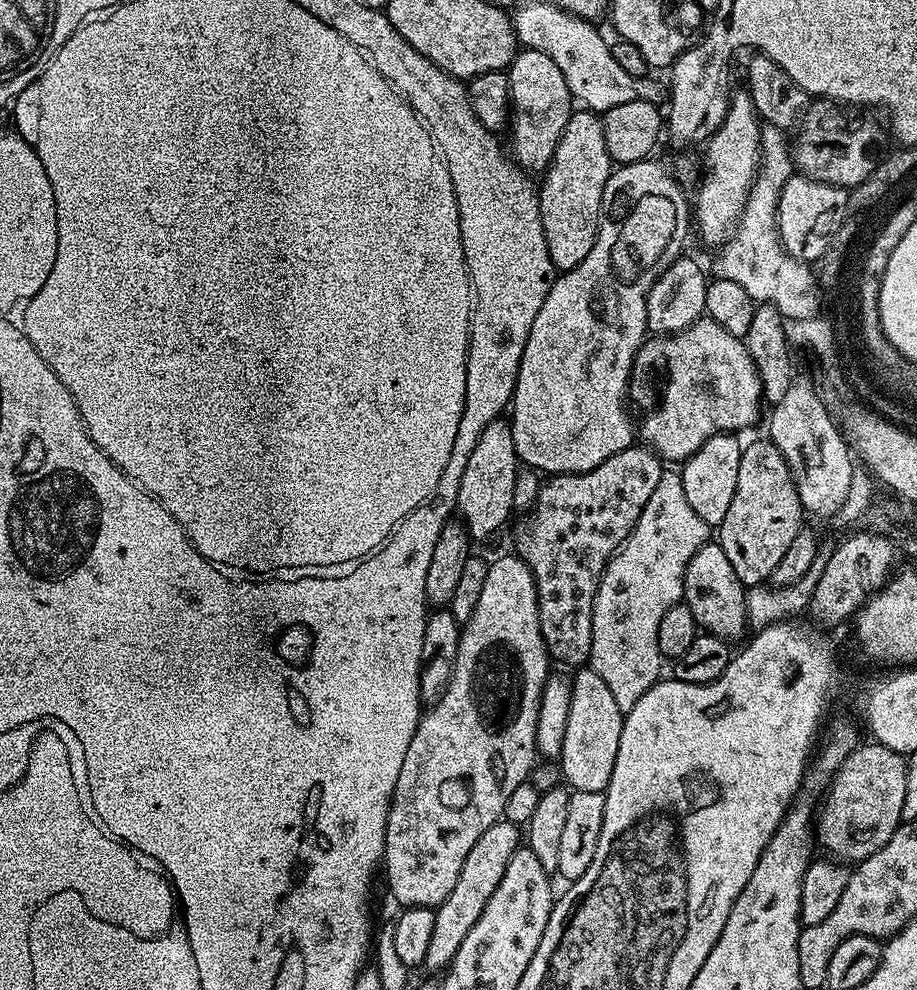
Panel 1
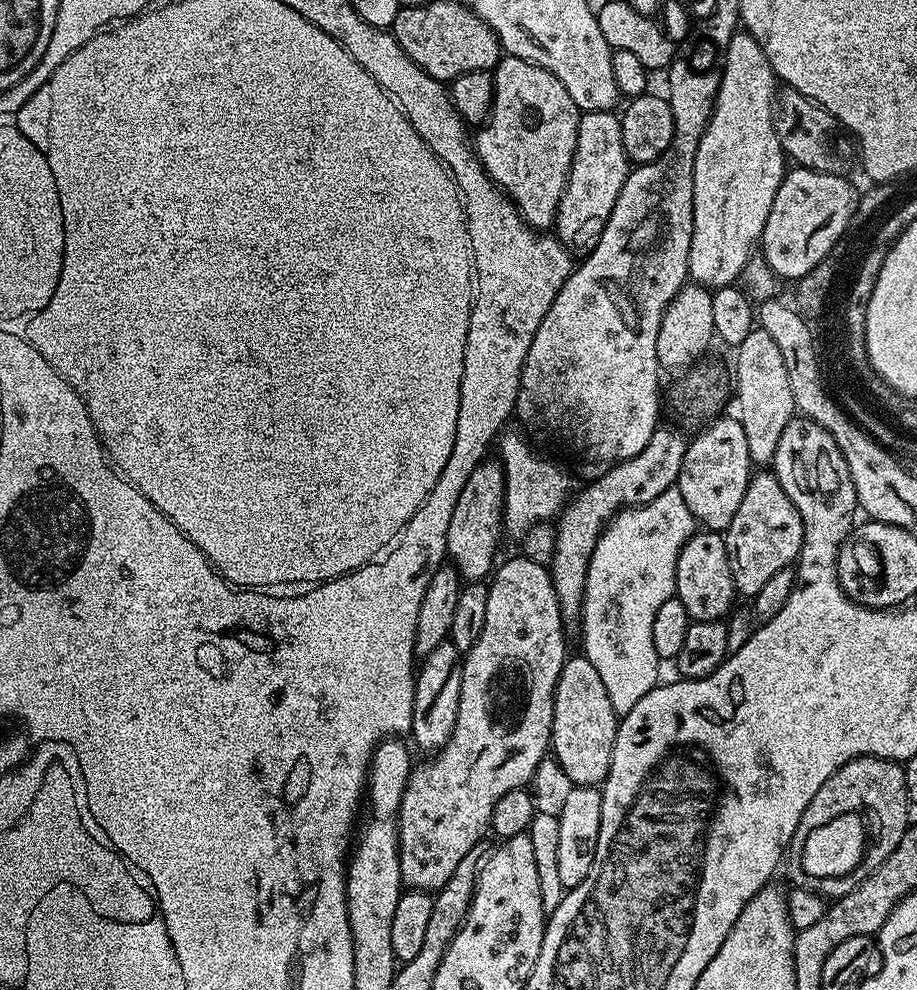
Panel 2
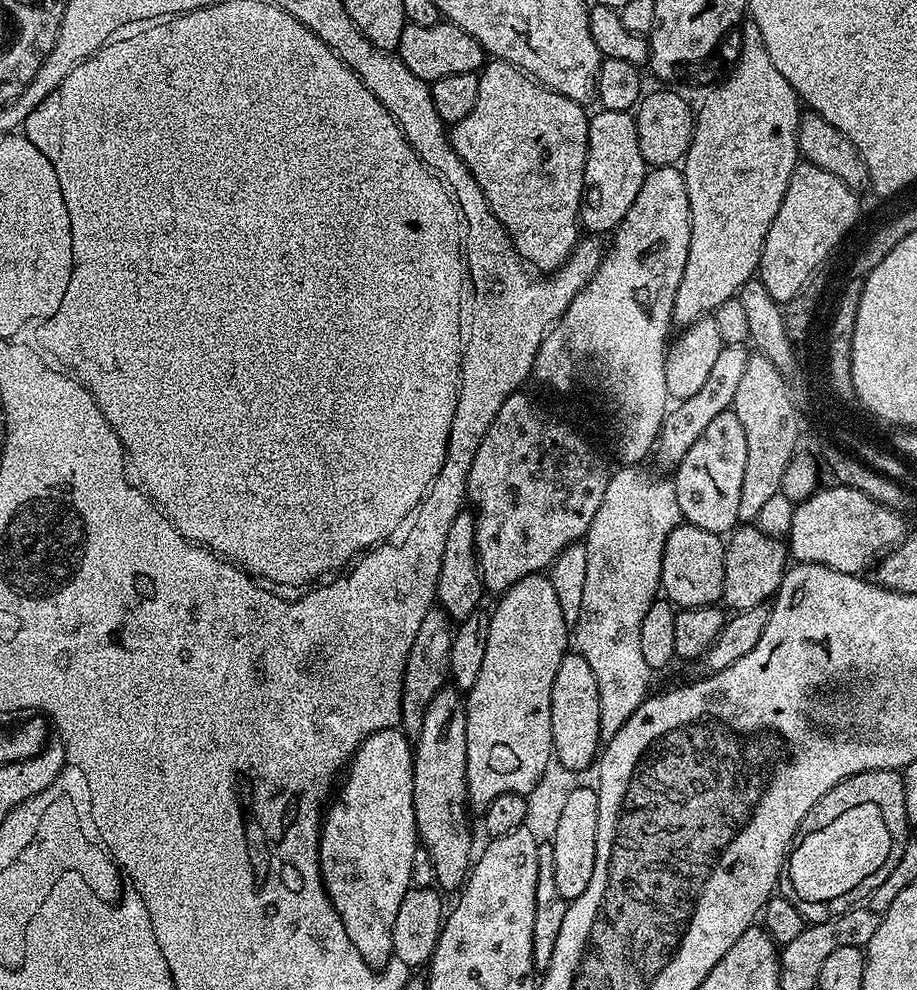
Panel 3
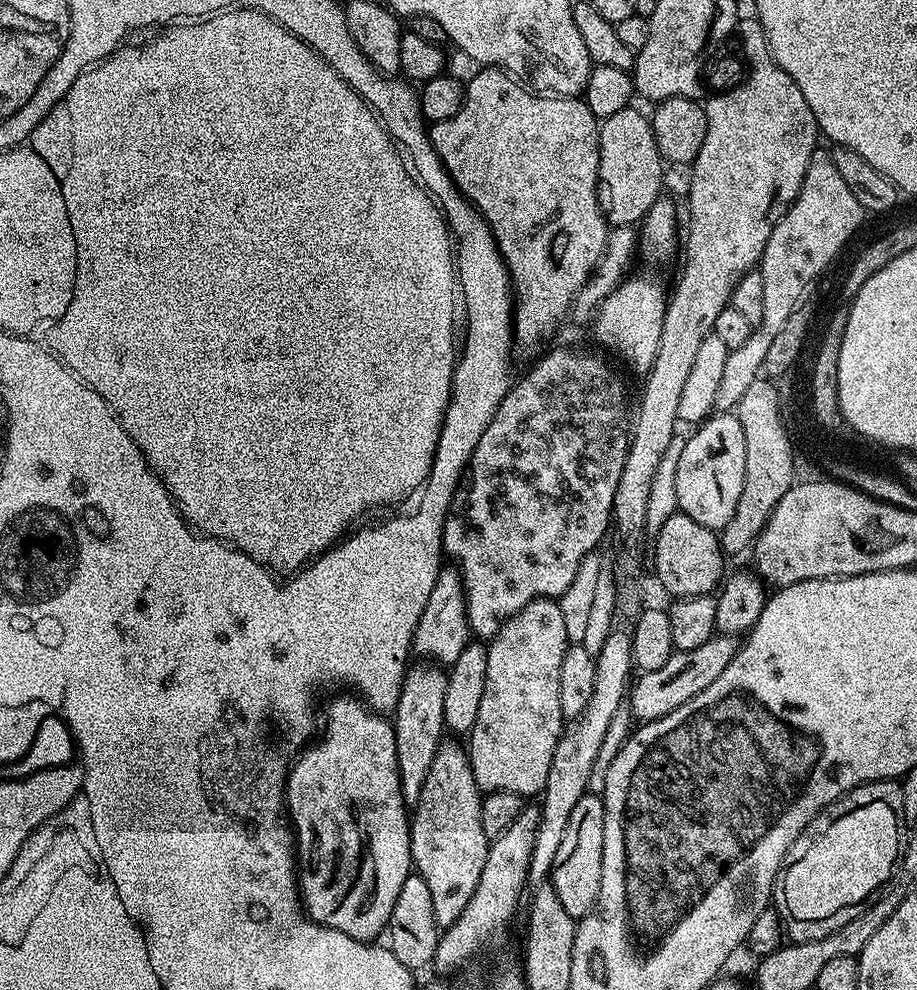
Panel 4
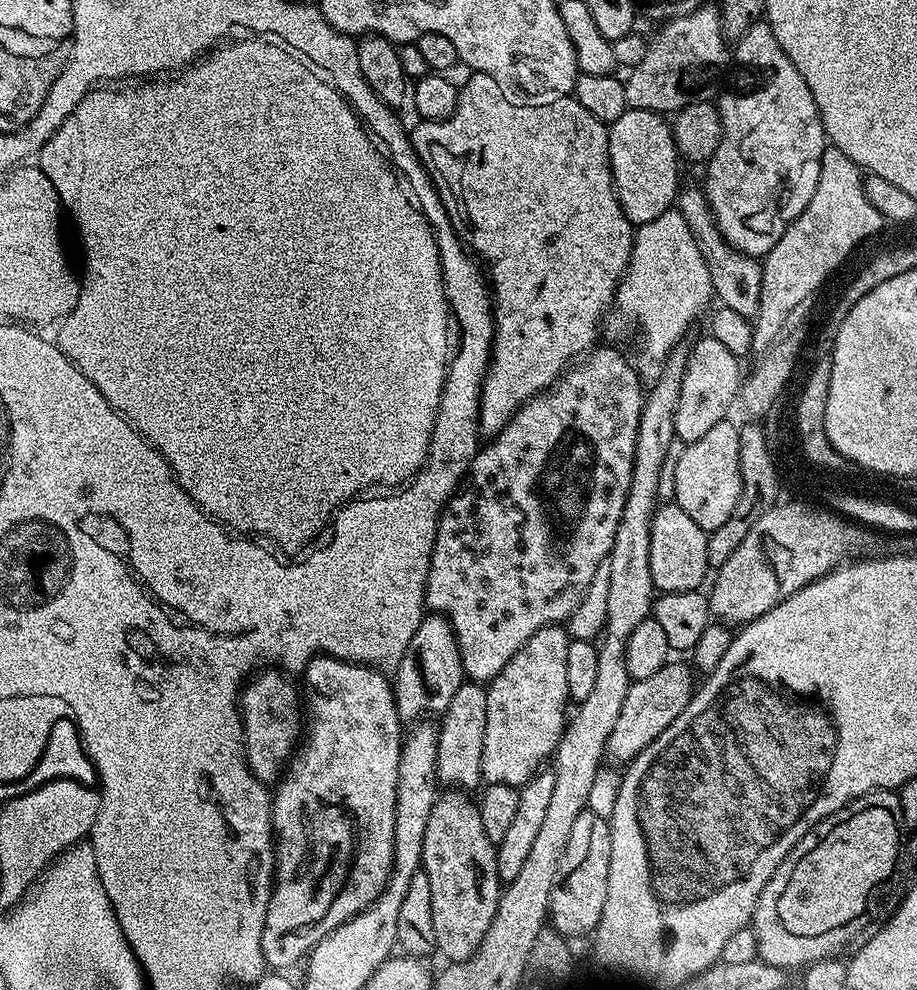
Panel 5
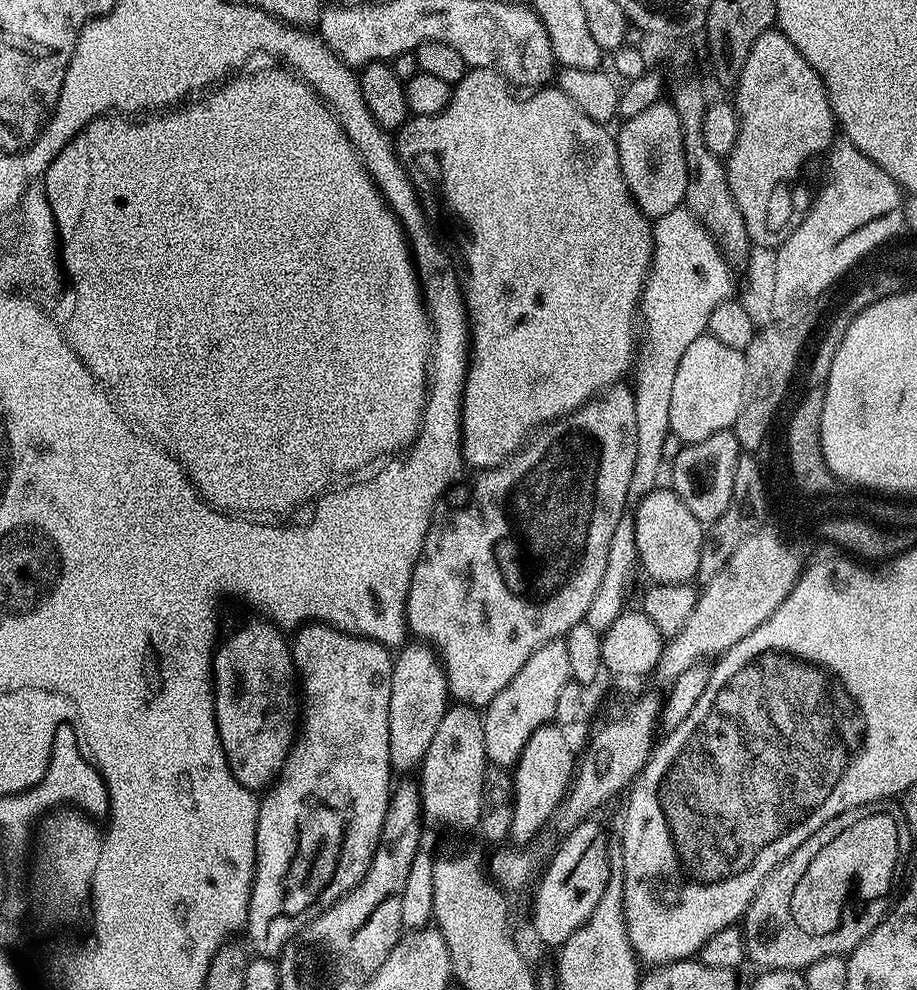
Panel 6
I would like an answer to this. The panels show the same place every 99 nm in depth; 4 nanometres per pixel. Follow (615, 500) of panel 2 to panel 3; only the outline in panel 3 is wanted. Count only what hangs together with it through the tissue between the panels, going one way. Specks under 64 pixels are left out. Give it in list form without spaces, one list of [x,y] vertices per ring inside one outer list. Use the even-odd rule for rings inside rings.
[[[725,344],[722,350],[718,350],[718,358],[714,362],[713,369],[710,370],[710,375],[706,378],[702,390],[698,390],[698,394],[690,394],[690,398],[679,401],[665,415],[654,456],[664,460],[668,470],[675,469],[676,465],[682,462],[682,458],[686,458],[686,450],[690,450],[690,446],[694,446],[694,442],[698,442],[698,438],[702,438],[702,430],[706,430],[706,426],[710,426],[710,422],[714,422],[714,418],[718,418],[718,414],[731,409],[734,393],[738,391],[742,373],[746,371],[749,355],[747,347]]]

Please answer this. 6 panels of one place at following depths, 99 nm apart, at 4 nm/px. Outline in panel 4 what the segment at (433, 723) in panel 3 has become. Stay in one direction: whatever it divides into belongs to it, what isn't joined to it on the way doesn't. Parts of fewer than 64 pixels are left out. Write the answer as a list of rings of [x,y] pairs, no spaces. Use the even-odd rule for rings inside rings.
[[[450,740],[441,743],[426,776],[426,783],[422,786],[419,801],[413,805],[409,828],[412,866],[430,890],[430,899],[434,902],[434,918],[442,930],[450,927],[462,914],[462,910],[466,910],[470,898],[474,898],[474,890],[478,890],[482,868],[486,866],[490,841],[486,838],[486,830],[482,830],[482,800],[483,795],[477,786],[465,747]]]

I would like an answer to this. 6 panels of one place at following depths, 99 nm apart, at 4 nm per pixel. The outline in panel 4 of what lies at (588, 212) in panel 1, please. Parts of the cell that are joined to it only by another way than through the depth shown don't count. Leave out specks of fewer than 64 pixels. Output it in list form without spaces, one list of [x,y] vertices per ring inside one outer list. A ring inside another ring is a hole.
[[[629,106],[618,110],[618,114],[610,114],[600,124],[600,161],[598,162],[598,202],[604,212],[604,219],[609,225],[630,224],[639,225],[645,214],[654,206],[656,200],[661,199],[664,188],[664,167],[665,159],[660,155],[656,145],[654,130],[651,119],[636,109],[636,106]]]

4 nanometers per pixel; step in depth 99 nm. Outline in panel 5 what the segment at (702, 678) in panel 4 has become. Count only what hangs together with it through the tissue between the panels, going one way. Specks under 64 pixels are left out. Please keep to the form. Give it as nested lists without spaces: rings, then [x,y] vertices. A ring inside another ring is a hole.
[[[669,662],[662,666],[662,670],[658,670],[658,674],[633,680],[628,687],[626,702],[622,702],[622,711],[618,713],[618,722],[614,722],[614,730],[610,730],[607,755],[613,761],[627,762],[650,746],[650,742],[654,742],[654,738],[658,738],[658,734],[662,734],[662,730],[666,730],[666,726],[670,726],[670,722],[674,722],[674,718],[678,718],[678,714],[682,714],[682,710],[686,710],[692,701],[692,693],[698,687],[695,678],[691,663]]]

